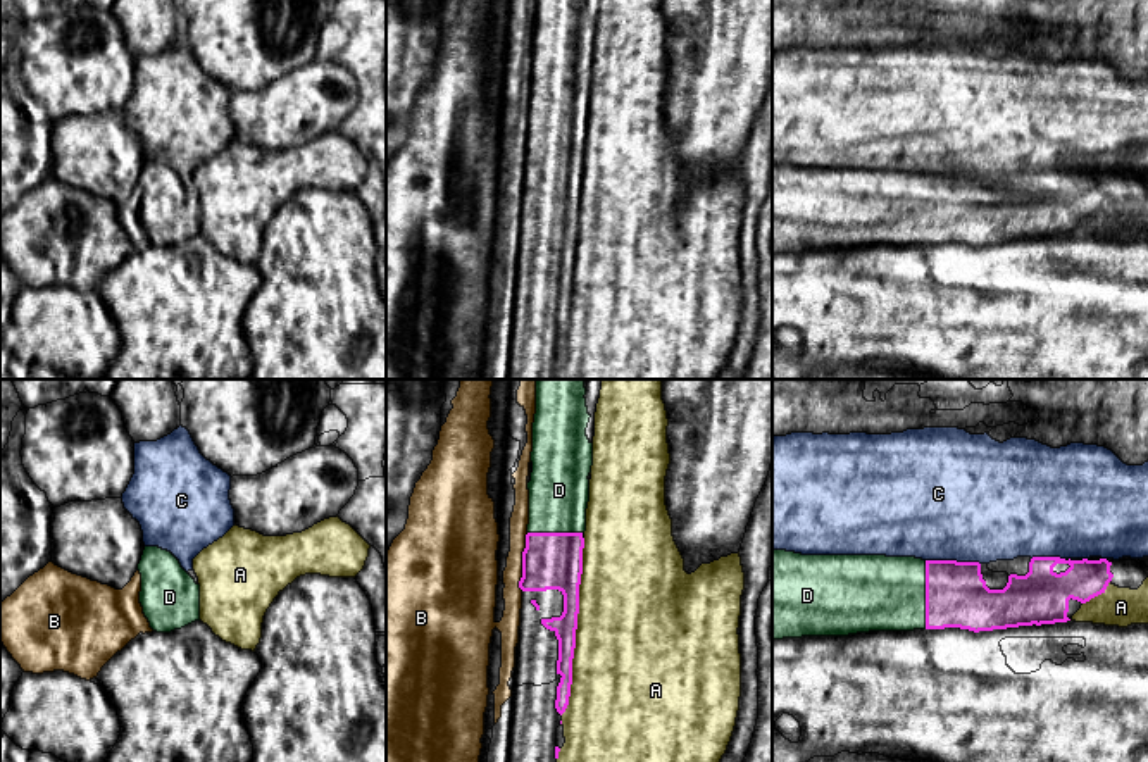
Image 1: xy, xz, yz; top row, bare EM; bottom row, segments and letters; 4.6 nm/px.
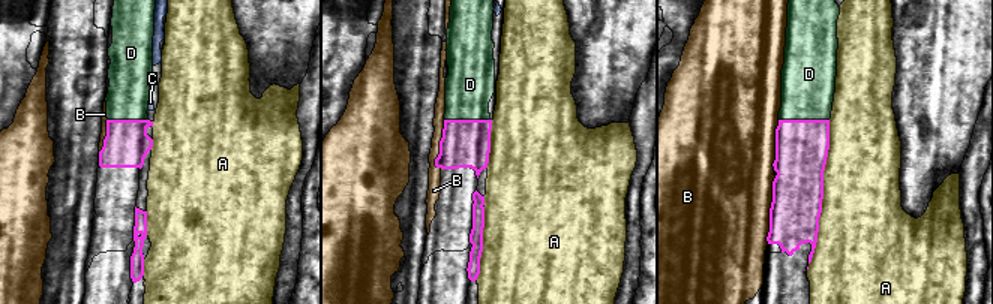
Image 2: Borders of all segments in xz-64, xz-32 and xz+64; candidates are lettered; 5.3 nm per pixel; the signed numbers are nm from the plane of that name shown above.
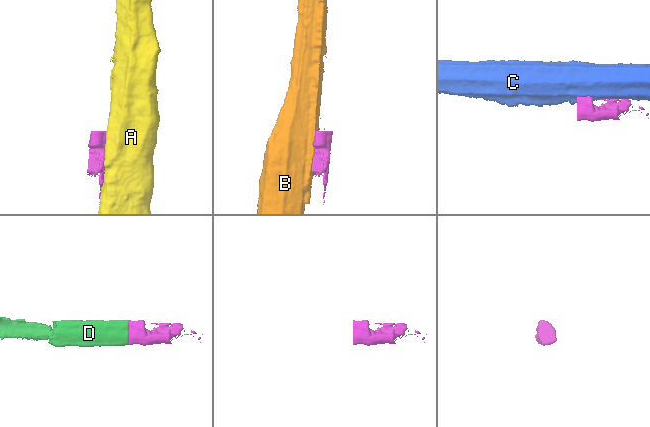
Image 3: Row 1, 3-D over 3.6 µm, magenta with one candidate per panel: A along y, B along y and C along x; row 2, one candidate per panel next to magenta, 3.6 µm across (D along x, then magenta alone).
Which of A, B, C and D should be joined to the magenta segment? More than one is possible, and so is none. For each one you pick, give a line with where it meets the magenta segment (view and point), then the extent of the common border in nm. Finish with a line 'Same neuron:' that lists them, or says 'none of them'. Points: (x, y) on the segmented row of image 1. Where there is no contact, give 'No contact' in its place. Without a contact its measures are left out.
D: Touches magenta at yz (926, 595). Shared border 320 nm
Same neuron: D

